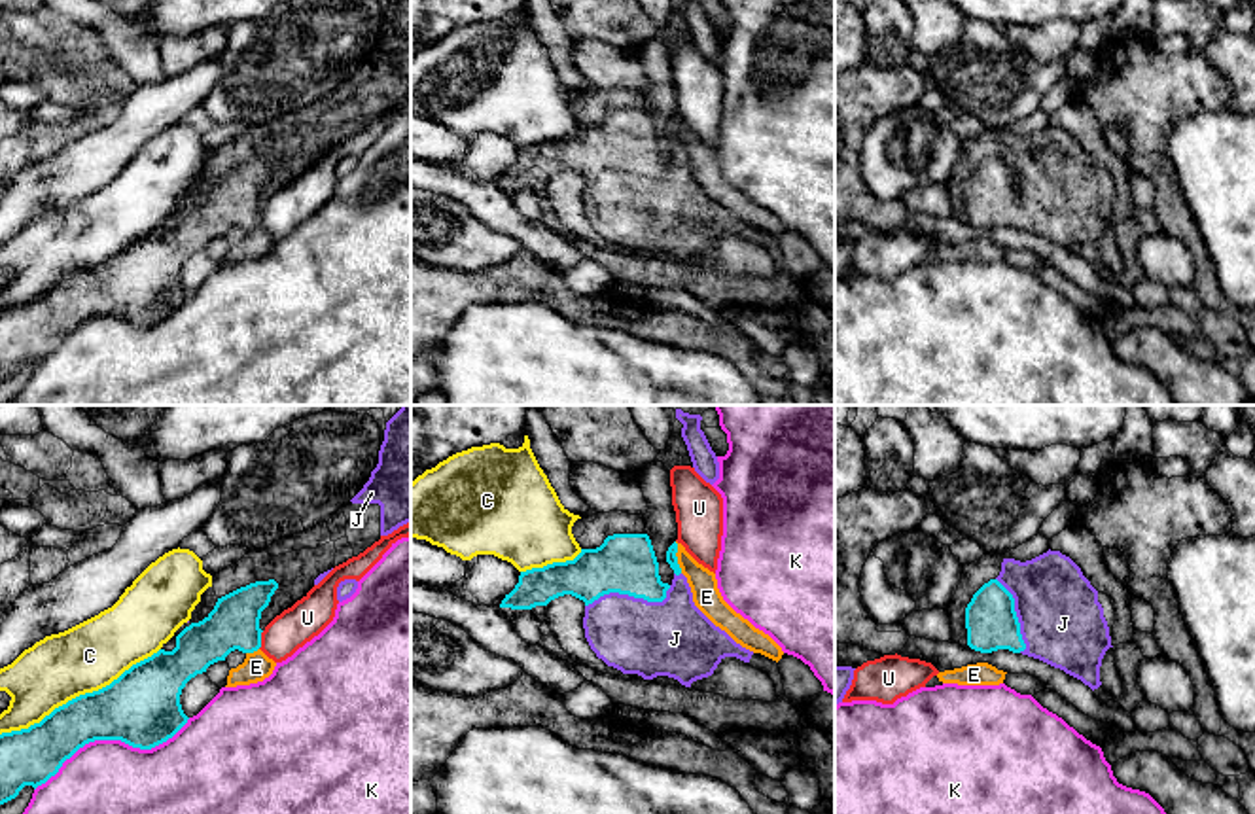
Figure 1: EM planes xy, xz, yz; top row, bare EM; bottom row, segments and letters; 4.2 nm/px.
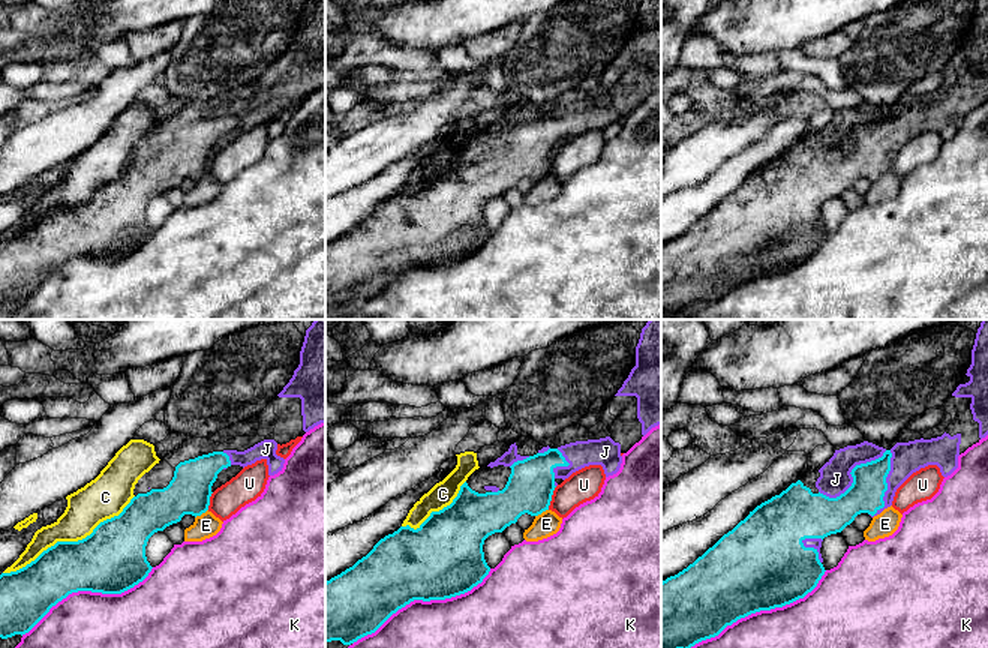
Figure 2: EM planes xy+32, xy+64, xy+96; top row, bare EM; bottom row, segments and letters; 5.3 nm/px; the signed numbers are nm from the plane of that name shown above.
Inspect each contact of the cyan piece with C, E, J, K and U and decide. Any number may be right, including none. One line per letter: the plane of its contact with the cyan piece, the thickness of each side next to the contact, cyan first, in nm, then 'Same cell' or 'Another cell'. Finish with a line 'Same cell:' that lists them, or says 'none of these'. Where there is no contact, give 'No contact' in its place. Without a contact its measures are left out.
C: Touches cyan in xy. Thickness 300 nm (cyan) against 280 nm. Another cell
E: Touches cyan in xz. Thickness 50 nm (cyan) against 120 nm. Another cell
J: Touches cyan in xz. Thickness 260 nm (cyan) against 320 nm. Same cell
K: Touches cyan in xy. Thickness 320 nm (cyan) against 320 nm. Another cell
U: Touches cyan in xy. Thickness 220 nm (cyan) against 170 nm. Another cell
Same cell: J

